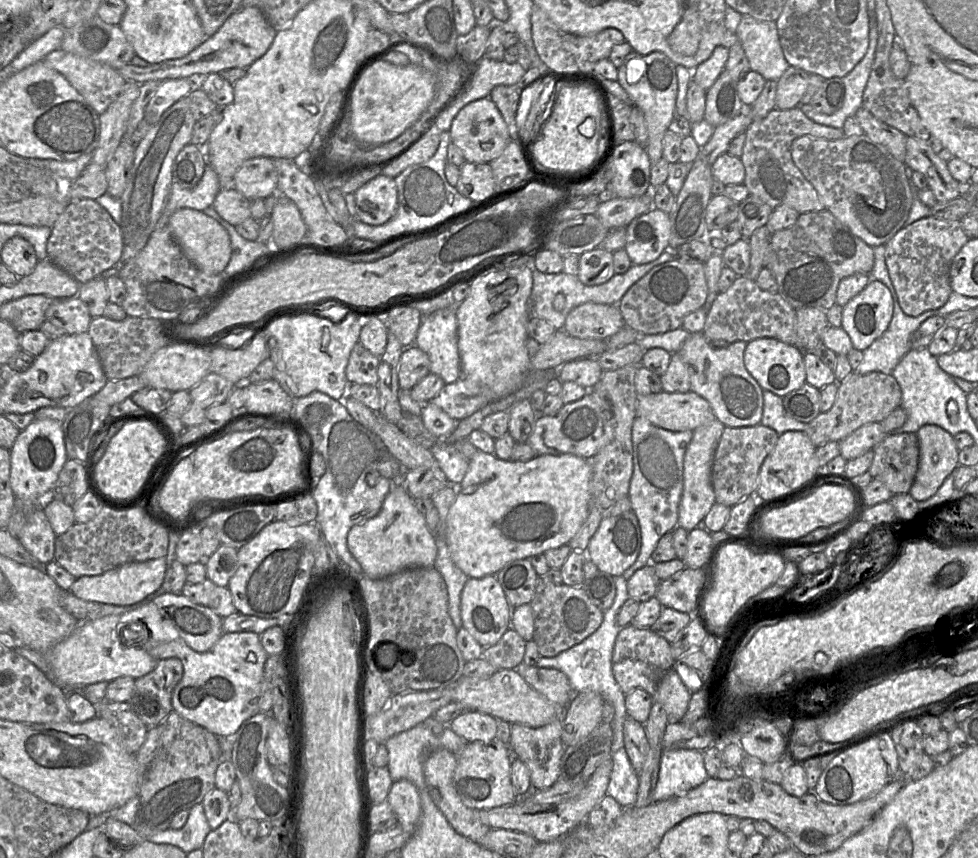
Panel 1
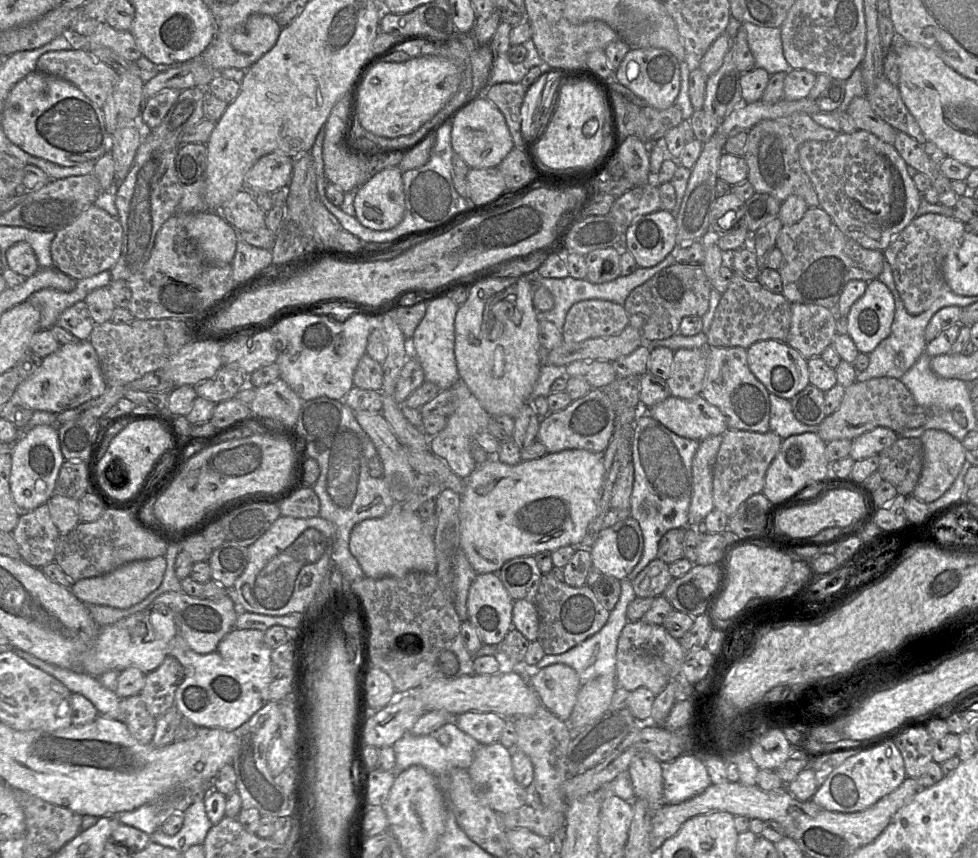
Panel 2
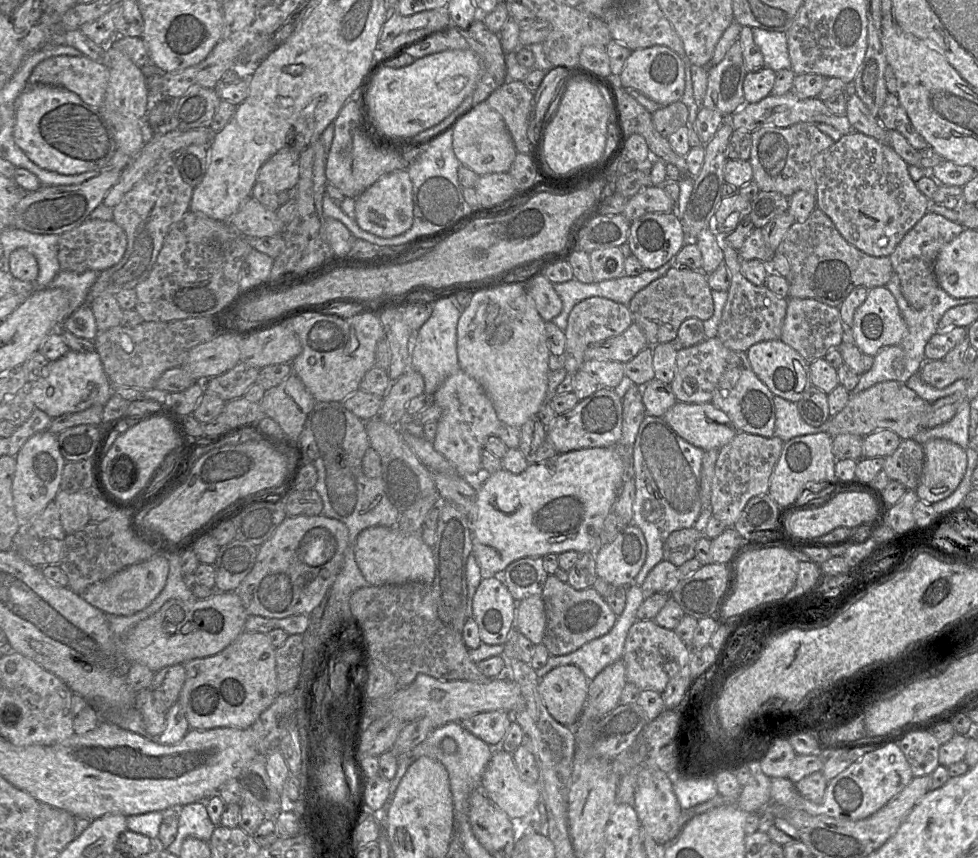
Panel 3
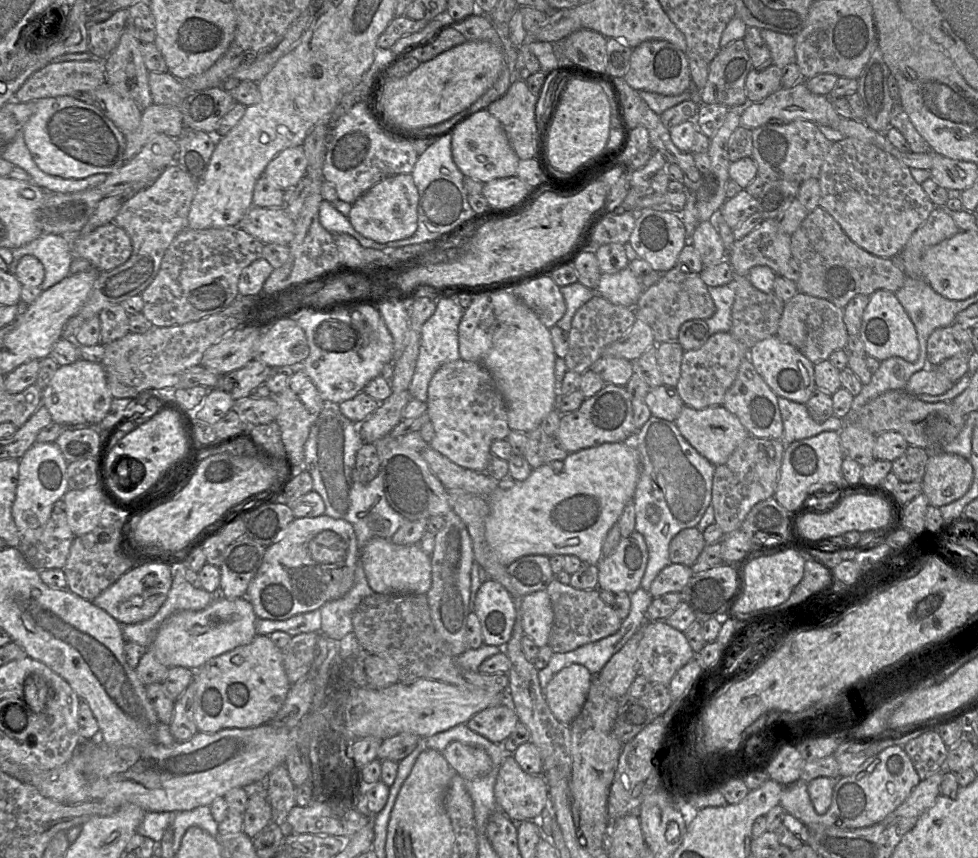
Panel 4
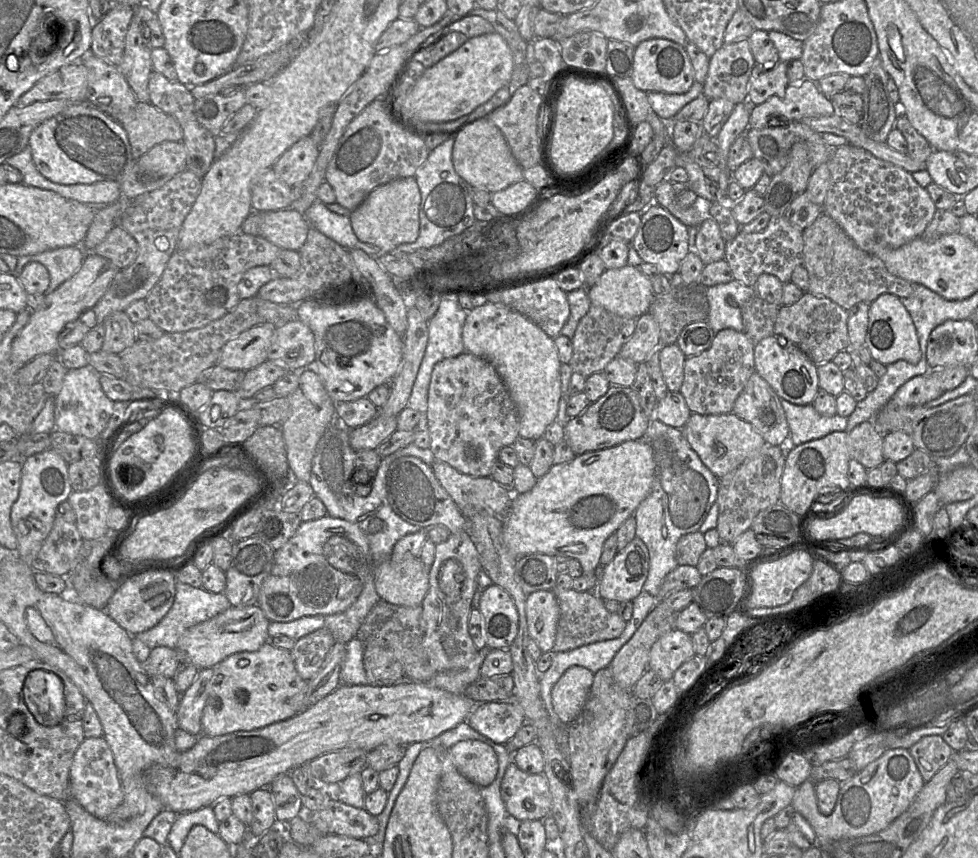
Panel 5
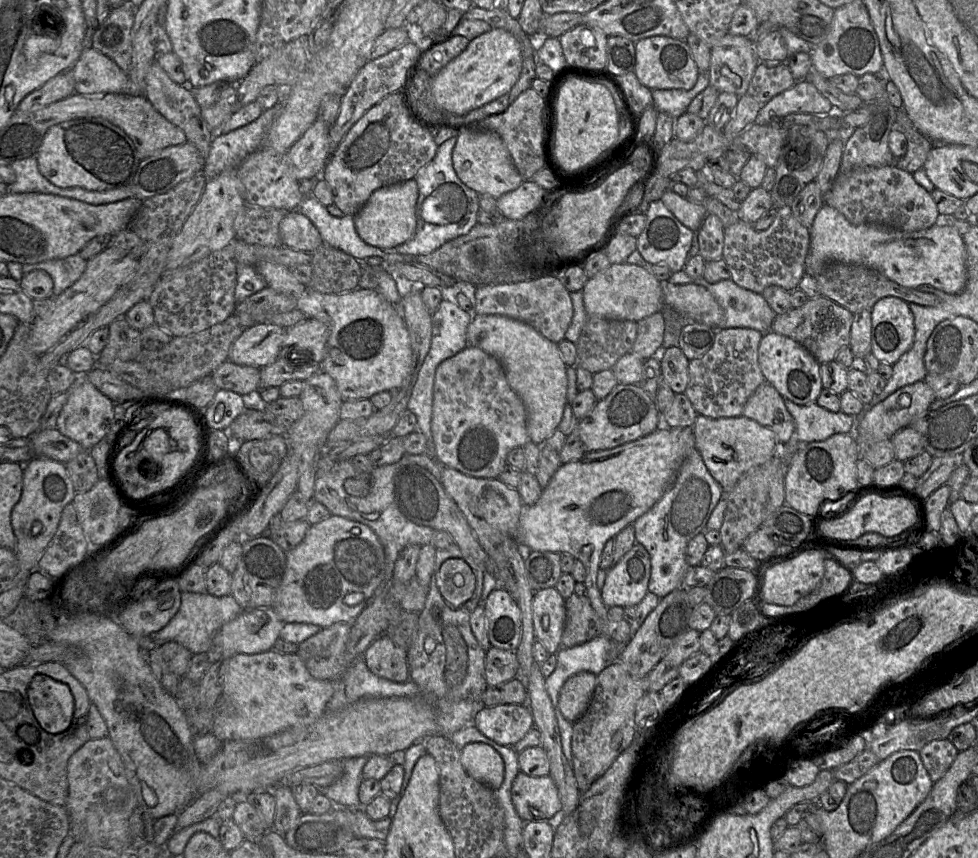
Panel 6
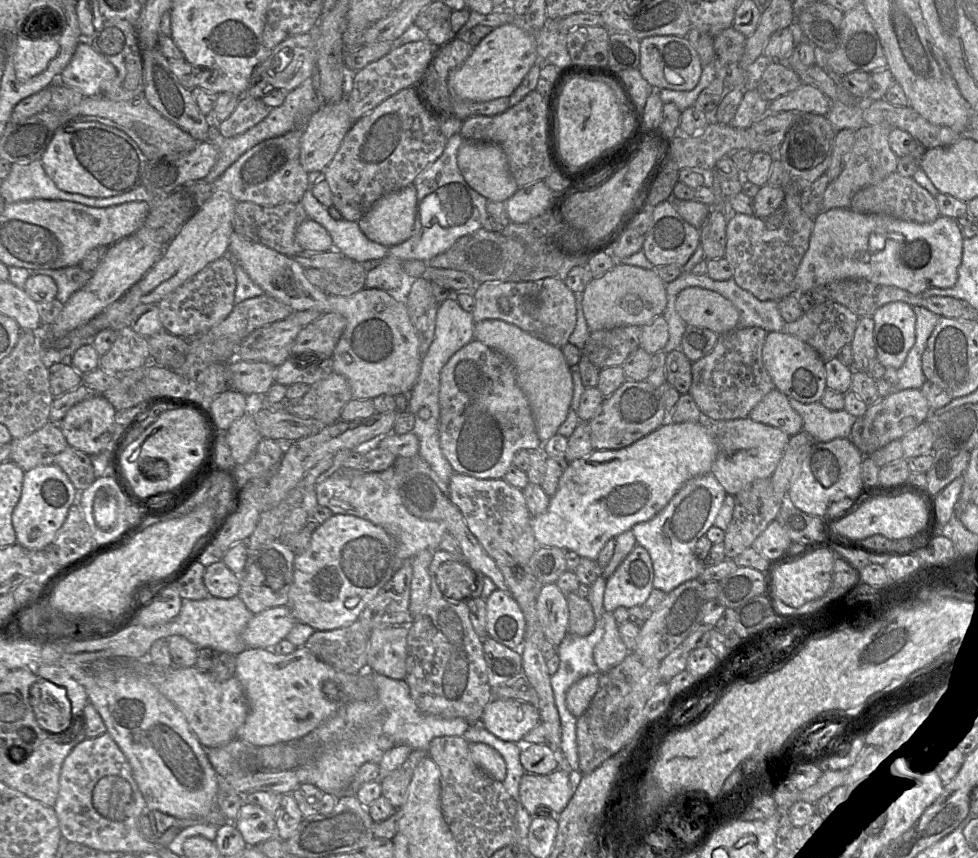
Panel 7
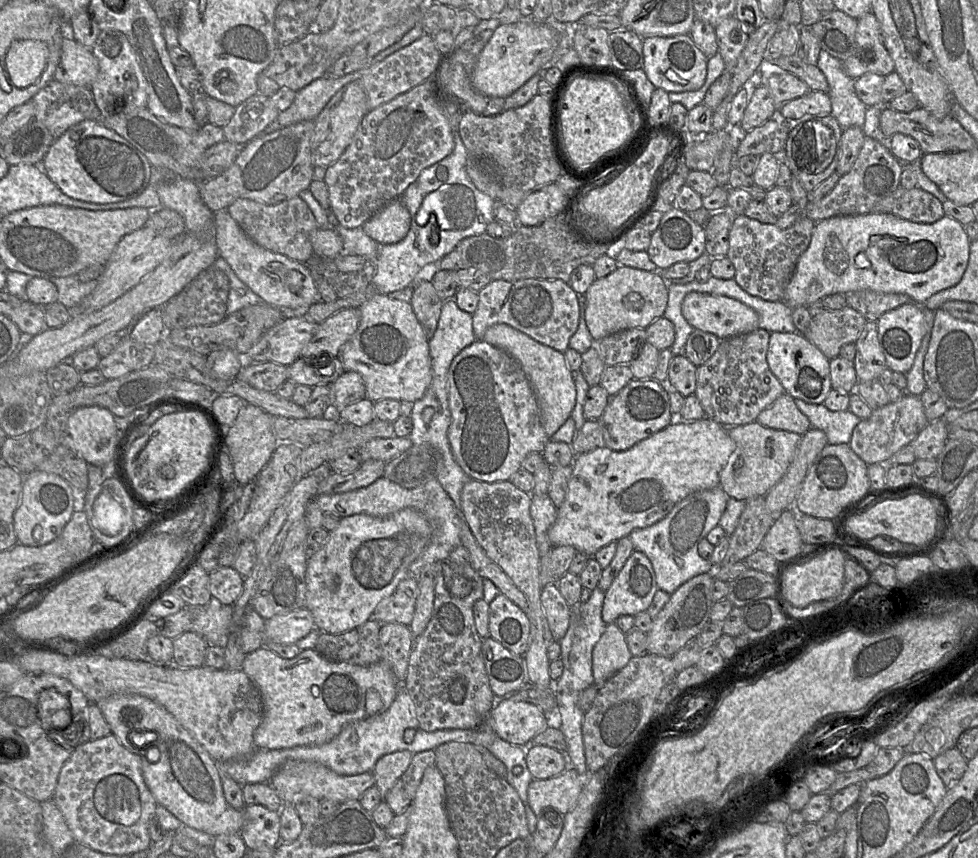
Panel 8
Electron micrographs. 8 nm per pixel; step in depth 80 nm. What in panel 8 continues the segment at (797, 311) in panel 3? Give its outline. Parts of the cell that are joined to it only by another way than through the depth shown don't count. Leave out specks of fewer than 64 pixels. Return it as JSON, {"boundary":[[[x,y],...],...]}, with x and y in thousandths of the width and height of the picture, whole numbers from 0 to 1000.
{"boundary":[[[868,357],[845,361],[830,371],[821,390],[850,420],[858,415],[863,402],[874,401],[887,374],[880,365]]]}

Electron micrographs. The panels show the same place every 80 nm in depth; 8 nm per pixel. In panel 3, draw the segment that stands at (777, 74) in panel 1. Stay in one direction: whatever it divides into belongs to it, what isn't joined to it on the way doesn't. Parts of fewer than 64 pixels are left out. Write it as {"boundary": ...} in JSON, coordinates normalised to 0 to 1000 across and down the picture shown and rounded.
{"boundary":[[[769,33],[769,41],[780,64],[782,79],[787,79],[792,84],[809,79],[803,37]]]}

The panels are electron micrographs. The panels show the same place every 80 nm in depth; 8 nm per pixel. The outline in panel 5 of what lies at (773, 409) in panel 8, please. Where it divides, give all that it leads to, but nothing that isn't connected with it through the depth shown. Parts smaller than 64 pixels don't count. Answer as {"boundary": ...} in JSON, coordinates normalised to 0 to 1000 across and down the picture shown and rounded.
{"boundary":[[[773,432],[754,463],[748,481],[767,493],[788,519],[798,520],[807,509],[798,463]]]}

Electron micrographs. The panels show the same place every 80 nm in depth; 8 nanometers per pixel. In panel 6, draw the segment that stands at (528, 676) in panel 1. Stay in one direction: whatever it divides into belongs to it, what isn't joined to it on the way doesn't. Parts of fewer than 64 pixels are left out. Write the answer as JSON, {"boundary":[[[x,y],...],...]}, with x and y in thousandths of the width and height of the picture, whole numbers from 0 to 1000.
{"boundary":[[[594,782],[582,789],[575,800],[571,815],[578,838],[590,841],[600,828],[609,800],[610,787]]]}

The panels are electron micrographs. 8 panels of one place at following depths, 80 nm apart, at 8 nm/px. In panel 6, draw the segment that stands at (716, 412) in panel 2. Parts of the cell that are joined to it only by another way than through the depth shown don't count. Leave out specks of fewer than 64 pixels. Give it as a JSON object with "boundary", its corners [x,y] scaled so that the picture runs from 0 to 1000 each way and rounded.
{"boundary":[[[714,484],[708,500],[711,522],[740,573],[749,570],[766,547],[782,540],[796,528],[792,505],[762,485],[724,487]]]}

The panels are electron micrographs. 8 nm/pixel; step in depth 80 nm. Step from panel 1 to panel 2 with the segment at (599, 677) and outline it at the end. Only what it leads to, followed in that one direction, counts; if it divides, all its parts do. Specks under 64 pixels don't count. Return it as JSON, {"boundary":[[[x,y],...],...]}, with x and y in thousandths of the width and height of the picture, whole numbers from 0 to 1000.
{"boundary":[[[641,674],[636,675],[634,676],[634,682],[635,682],[634,697],[629,709],[624,712],[620,727],[616,731],[616,733],[612,737],[601,742],[598,747],[594,748],[593,751],[589,752],[588,754],[584,755],[583,758],[575,762],[572,763],[557,762],[555,768],[547,777],[542,779],[548,779],[548,781],[552,781],[566,774],[578,774],[589,782],[595,798],[616,787],[627,787],[630,790],[630,761],[631,761],[632,744],[639,728],[642,726],[640,717],[641,707],[650,697],[645,677],[643,677]]]}

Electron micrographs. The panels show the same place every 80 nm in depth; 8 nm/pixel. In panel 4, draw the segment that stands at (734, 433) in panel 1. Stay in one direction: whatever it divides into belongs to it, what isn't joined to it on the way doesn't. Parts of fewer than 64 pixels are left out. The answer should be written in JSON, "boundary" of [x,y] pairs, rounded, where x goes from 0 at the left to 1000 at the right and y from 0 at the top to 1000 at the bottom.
{"boundary":[[[766,508],[749,526],[742,540],[731,543],[727,587],[731,608],[740,622],[758,617],[770,590],[791,578],[801,529],[802,517],[798,513]]]}

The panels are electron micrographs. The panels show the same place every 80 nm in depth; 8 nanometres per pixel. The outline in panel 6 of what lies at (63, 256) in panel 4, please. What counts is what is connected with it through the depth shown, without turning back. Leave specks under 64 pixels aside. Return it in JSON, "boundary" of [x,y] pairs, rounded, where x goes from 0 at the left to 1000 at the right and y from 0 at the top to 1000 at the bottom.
{"boundary":[[[81,295],[63,302],[22,309],[25,319],[34,315],[45,315],[53,323],[54,346],[73,334],[84,322],[88,311],[89,303],[85,302]]]}

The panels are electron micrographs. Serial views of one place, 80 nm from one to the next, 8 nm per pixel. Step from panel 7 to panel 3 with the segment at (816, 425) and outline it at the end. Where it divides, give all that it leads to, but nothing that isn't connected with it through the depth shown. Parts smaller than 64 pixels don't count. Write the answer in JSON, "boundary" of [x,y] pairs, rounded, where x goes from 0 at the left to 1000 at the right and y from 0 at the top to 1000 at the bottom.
{"boundary":[[[793,460],[790,466],[793,485],[791,507],[802,516],[815,508],[846,503],[849,497],[848,488],[836,498],[828,497],[820,488],[815,470]]]}

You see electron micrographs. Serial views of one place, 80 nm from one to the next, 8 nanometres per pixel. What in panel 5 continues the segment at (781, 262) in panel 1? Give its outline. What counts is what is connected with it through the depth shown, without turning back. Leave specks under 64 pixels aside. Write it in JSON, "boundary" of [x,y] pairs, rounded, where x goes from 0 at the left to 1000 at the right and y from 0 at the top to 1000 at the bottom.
{"boundary":[[[839,248],[828,263],[820,269],[820,276],[822,283],[821,310],[827,321],[826,341],[848,347],[864,361],[868,361],[879,352],[892,353],[904,341],[914,343],[919,347],[928,347],[933,344],[933,330],[910,318],[902,303],[877,289],[872,280],[846,249]]]}

